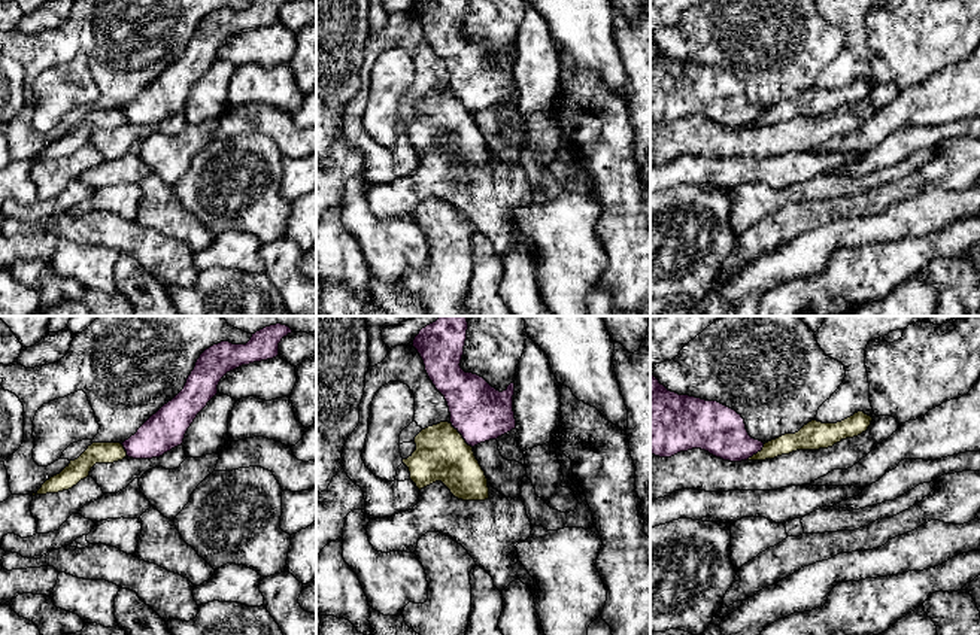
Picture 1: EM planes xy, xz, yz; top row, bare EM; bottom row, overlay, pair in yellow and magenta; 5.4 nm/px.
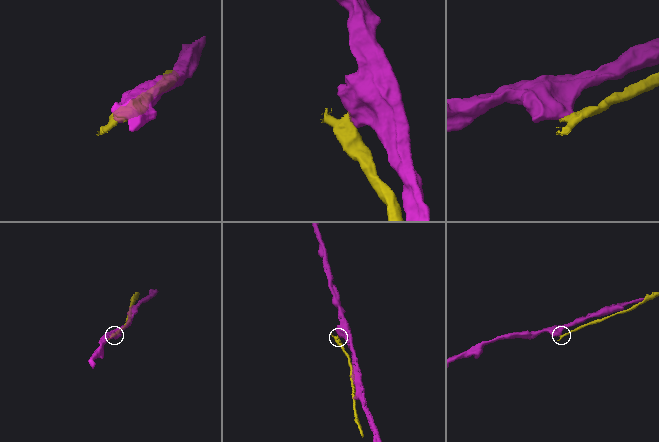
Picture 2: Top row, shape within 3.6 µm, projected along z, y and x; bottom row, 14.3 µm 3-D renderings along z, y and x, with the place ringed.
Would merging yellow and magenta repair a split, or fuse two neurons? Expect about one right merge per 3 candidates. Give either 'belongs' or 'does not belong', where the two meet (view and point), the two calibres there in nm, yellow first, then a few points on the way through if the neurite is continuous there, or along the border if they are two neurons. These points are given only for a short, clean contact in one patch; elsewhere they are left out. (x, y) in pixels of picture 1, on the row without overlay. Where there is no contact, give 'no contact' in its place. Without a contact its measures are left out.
does not belong | xz (461, 102) | 280/300 nm | along xz (451, 88), (472, 114)

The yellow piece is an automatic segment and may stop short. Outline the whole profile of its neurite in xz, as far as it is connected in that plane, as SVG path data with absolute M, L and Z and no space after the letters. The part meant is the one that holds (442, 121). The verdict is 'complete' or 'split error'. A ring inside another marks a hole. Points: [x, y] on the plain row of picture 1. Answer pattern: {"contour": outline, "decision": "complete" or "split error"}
{"contour": "M449 88L422 95L415 103L416 116L403 125L410 146L421 157L442 148L450 159L462 167L489 164L488 145L473 113Z", "decision": "complete"}

